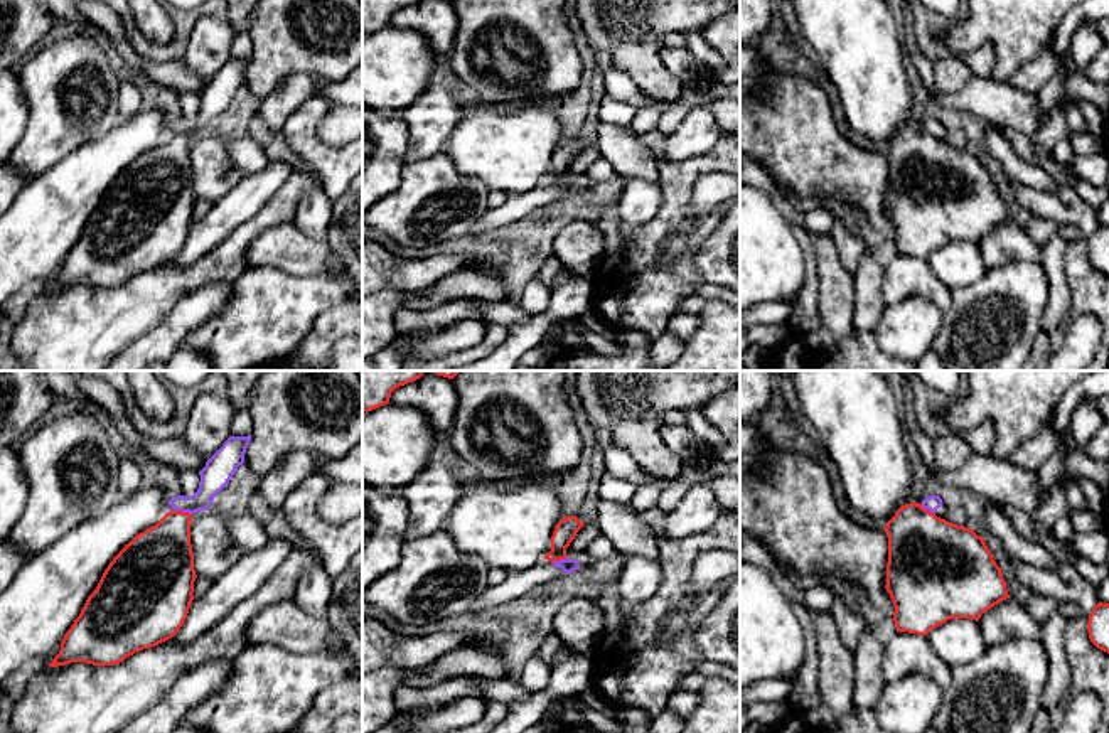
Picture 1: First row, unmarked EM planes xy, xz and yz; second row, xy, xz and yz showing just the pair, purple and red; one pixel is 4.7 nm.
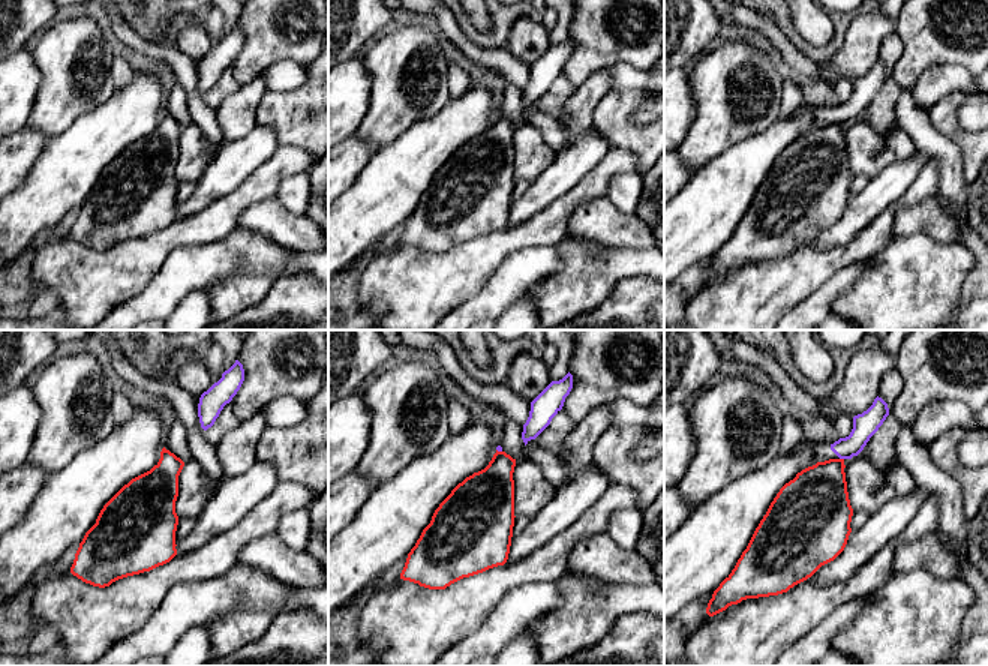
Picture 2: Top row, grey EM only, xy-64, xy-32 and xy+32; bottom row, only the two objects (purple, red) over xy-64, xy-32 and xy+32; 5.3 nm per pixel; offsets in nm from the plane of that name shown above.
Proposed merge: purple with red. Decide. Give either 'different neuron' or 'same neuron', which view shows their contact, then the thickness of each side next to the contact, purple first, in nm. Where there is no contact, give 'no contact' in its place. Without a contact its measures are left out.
different neuron; meets purple in xy; 140 nm thick on the purple side, 300 nm on the other

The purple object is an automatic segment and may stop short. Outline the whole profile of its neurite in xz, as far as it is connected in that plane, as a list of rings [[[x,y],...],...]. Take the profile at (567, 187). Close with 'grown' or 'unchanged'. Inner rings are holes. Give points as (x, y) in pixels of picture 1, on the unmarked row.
[[[565,180],[553,185],[541,182],[536,189],[526,194],[509,195],[502,206],[487,209],[467,234],[484,234],[507,227],[529,216],[534,209],[576,192],[580,192],[580,185],[576,182]]]; grown

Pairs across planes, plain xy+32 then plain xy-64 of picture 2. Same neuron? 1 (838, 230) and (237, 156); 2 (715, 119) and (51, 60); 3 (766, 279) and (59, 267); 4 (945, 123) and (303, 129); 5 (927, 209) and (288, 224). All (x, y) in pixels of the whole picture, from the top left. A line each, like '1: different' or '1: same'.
1: same
2: same
3: same
4: same
5: same

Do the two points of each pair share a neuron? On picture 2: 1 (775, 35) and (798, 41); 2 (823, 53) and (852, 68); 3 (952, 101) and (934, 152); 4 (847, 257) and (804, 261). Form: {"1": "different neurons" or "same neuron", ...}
{"1": "different neurons", "2": "different neurons", "3": "different neurons", "4": "same neuron"}

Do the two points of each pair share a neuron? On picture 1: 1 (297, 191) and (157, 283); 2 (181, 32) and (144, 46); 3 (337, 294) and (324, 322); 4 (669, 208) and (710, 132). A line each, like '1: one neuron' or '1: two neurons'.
1: one neuron
2: one neuron
3: two neurons
4: two neurons

